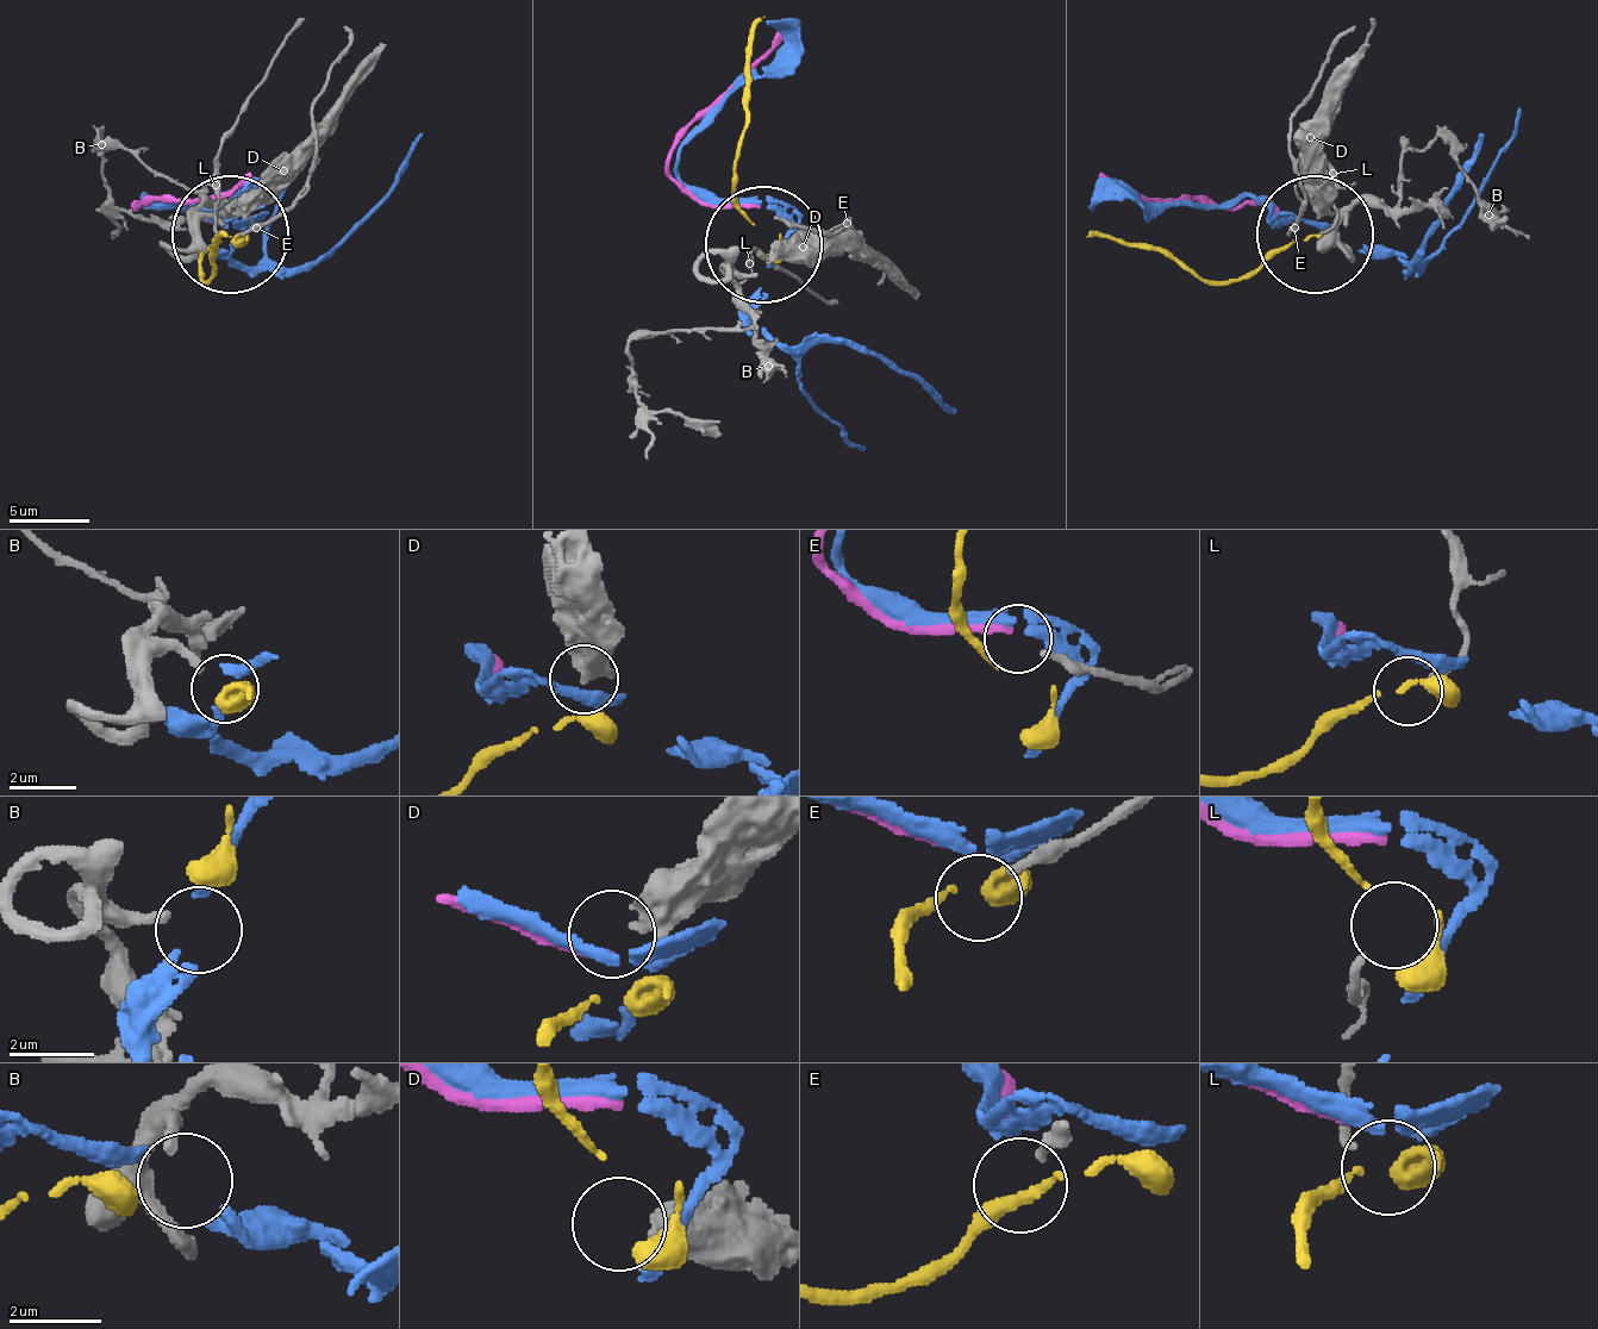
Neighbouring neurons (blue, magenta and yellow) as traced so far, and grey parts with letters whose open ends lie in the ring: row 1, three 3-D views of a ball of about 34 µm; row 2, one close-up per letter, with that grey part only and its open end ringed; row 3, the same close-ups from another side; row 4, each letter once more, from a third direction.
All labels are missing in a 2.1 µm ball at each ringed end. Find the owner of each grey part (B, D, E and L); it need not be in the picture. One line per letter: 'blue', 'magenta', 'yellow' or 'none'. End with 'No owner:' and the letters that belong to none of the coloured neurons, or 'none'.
B: blue
D: none
E: none
L: yellow
No owner: D, E

